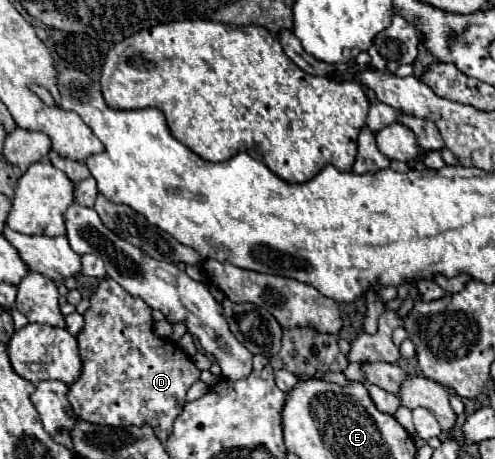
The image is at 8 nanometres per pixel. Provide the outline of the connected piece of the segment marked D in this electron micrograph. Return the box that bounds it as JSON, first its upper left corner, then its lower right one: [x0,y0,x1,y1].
[66,278,200,442]

